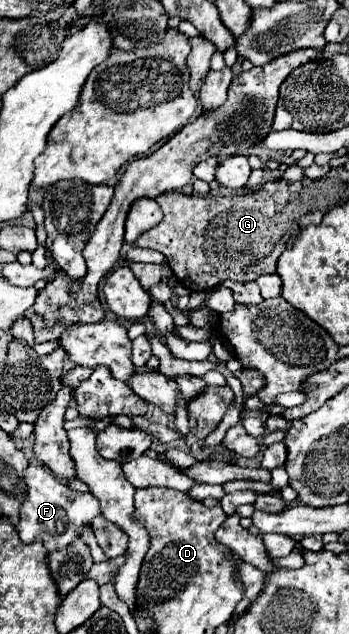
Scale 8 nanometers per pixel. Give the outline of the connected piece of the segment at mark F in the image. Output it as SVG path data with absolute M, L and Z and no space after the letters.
M30 465L26 469L26 501L20 511L18 535L24 543L34 543L42 539L42 545L48 553L68 547L72 539L78 539L84 531L84 525L90 525L96 515L100 515L100 503L92 493L78 493L68 489L62 481L58 481L52 471L42 465Z

